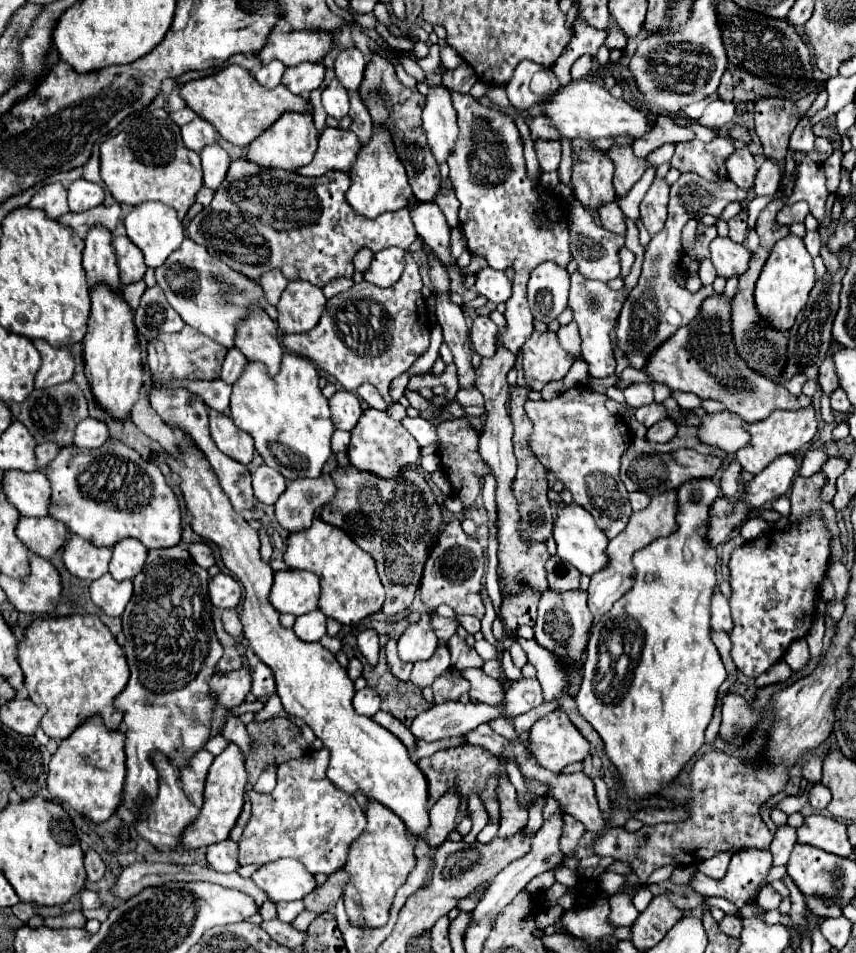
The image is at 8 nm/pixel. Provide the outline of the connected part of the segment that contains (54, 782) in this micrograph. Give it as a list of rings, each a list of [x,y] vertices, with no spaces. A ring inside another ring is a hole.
[[[89,719],[75,731],[75,735],[69,735],[59,743],[57,753],[49,761],[49,775],[47,775],[47,789],[53,797],[61,799],[63,803],[71,805],[79,815],[89,817],[95,823],[107,821],[121,803],[121,791],[125,783],[125,735],[123,733],[109,733],[101,719]]]

